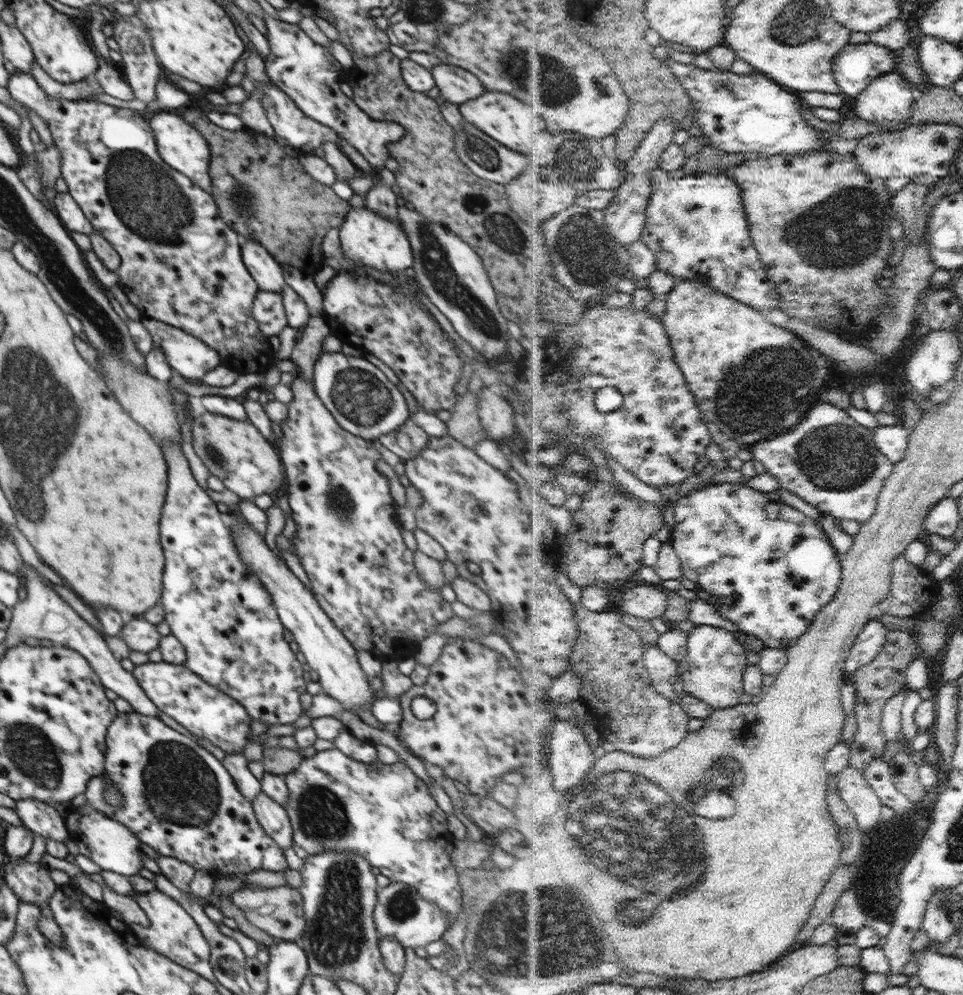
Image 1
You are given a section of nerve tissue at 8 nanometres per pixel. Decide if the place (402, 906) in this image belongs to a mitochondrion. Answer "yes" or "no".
yes

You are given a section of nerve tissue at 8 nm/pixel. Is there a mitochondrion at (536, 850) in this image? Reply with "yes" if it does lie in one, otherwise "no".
no

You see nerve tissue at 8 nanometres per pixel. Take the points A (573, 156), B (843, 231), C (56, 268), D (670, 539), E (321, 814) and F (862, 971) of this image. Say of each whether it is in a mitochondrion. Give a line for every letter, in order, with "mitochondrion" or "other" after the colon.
A: mitochondrion
B: mitochondrion
C: mitochondrion
D: other
E: mitochondrion
F: other

